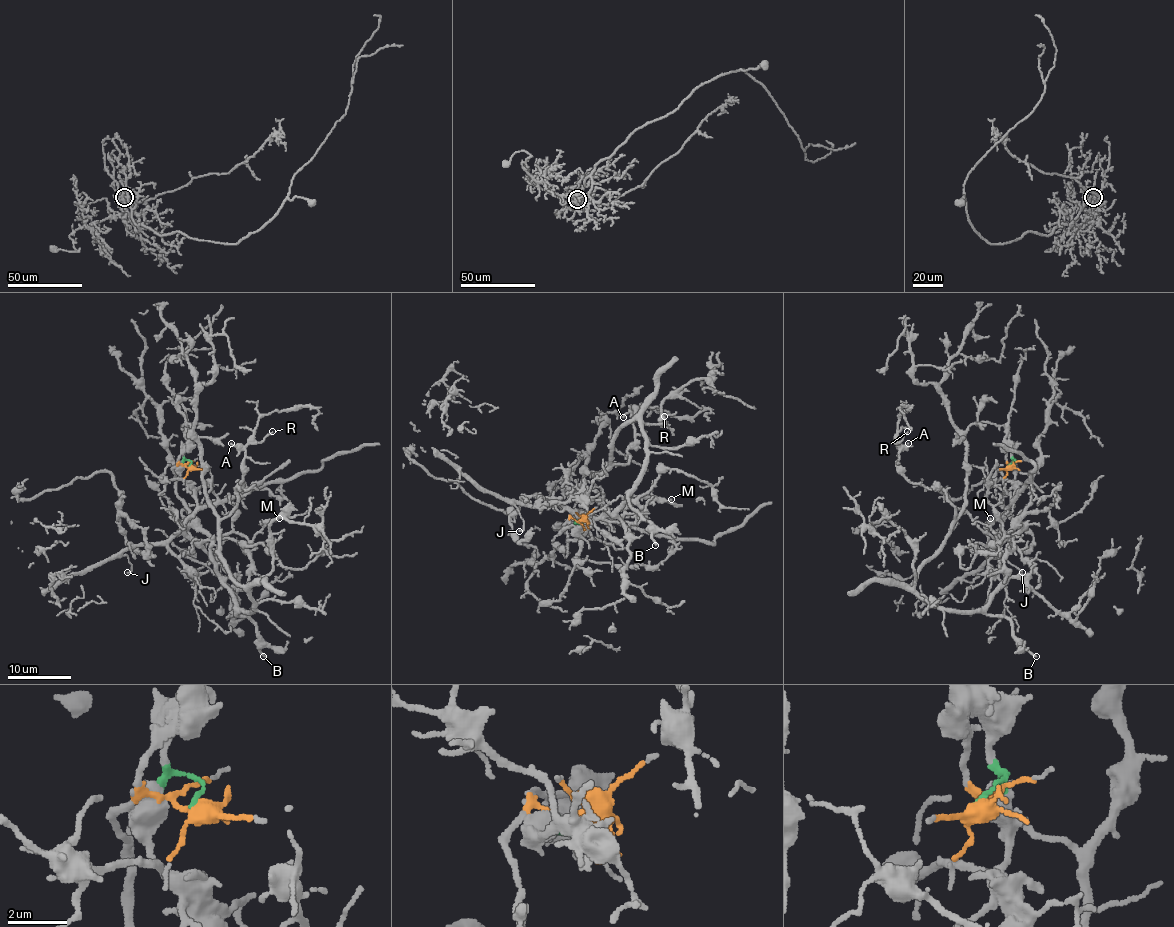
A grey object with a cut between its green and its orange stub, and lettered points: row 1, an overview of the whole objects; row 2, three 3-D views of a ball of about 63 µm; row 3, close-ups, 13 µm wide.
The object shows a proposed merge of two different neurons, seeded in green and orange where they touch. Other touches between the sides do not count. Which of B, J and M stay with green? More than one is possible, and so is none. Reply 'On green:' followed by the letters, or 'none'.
On green: J

